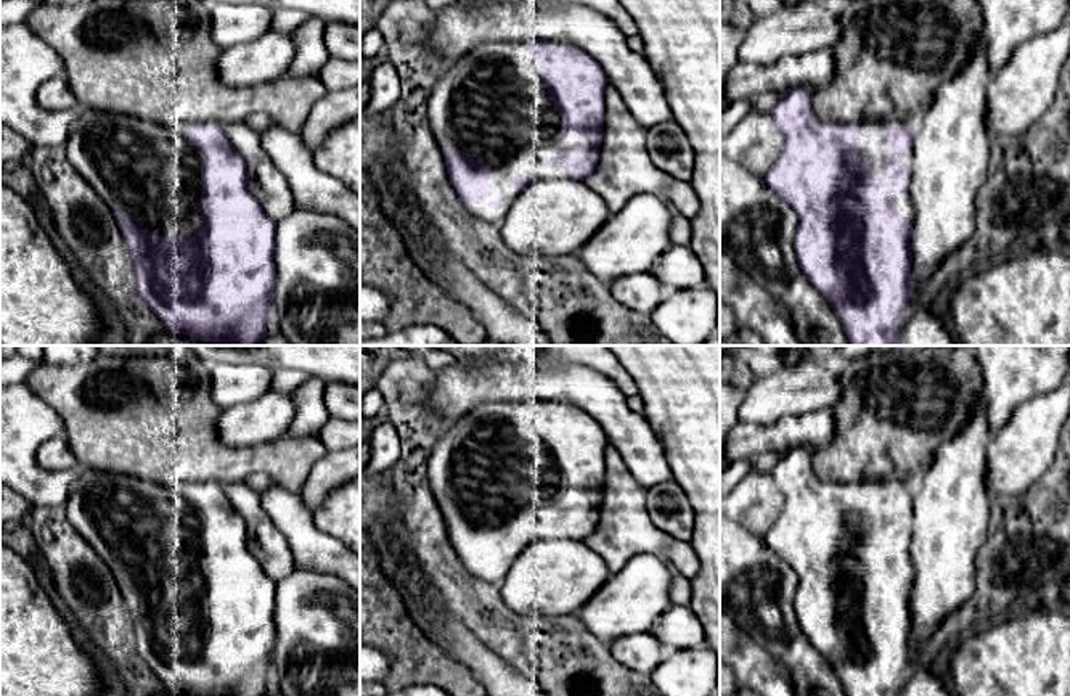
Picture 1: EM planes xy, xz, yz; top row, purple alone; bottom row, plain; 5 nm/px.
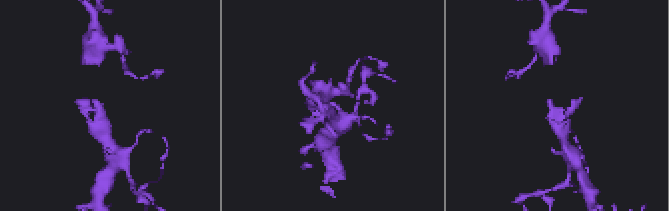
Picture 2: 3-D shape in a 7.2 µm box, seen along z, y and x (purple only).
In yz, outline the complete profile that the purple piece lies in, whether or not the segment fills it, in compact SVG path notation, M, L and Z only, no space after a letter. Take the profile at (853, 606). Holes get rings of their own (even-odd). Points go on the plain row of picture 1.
M807 447L782 450L771 476L784 497L784 510L763 540L798 577L794 609L802 633L829 662L847 696L900 696L900 675L913 649L909 598L914 583L909 558L913 495L905 481L821 481Z

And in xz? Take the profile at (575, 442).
M545 399L482 403L440 434L427 463L429 485L466 572L501 587L517 556L538 538L583 540L599 521L606 434L578 407Z

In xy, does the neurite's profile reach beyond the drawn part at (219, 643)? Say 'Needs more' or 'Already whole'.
Needs more

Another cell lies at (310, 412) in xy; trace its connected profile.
M310 376L296 391L292 391L296 399L296 416L283 437L318 434L331 420L325 405L325 387L325 381Z

